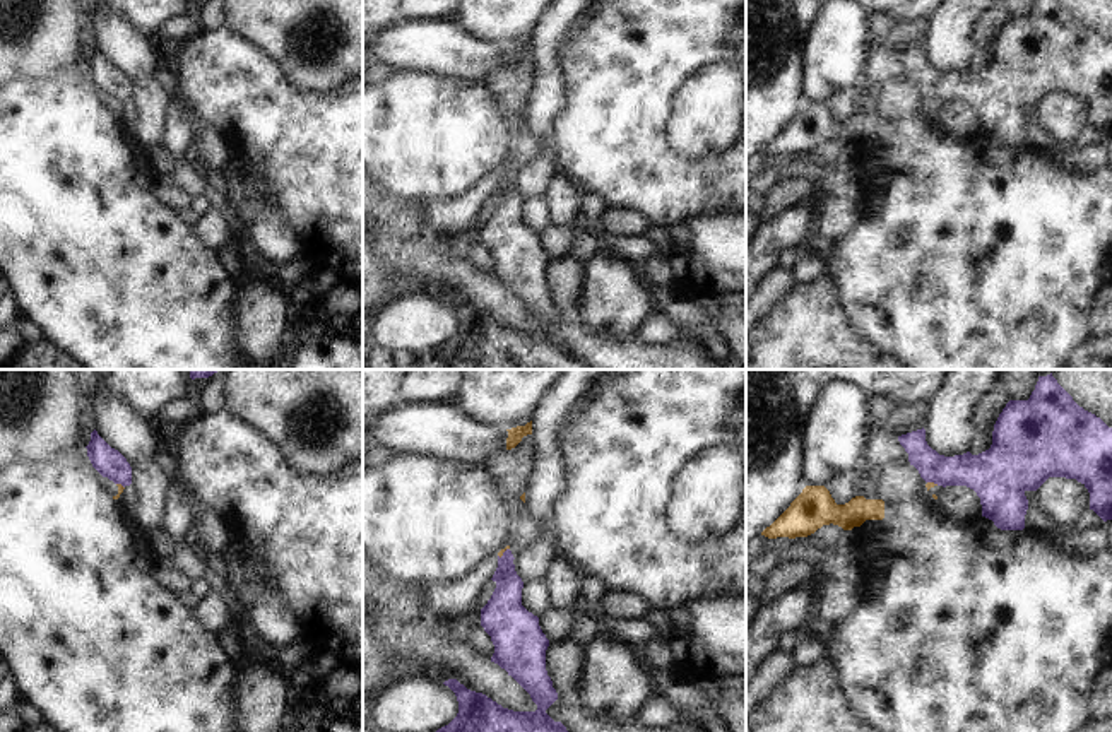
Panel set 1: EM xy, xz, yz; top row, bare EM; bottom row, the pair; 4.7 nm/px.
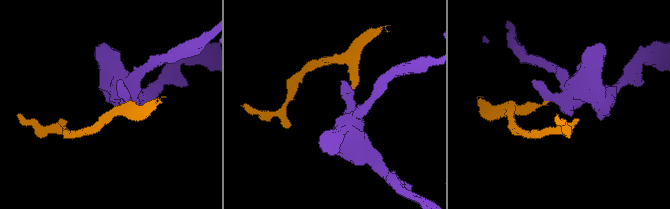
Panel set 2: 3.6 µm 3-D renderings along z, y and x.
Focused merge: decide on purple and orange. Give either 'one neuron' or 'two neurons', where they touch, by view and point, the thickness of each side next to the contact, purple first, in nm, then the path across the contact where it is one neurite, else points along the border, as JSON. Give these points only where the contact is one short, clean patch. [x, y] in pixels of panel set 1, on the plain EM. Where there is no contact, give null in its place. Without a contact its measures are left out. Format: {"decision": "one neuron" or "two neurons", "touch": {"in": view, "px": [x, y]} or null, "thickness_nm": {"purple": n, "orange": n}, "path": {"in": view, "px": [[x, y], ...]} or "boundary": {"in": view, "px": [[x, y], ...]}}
{"decision": "two neurons", "touch": {"in": "xz", "px": [503, 170]}, "thickness_nm": {"purple": 160, "orange": 20}, "boundary": {"in": "xz", "px": [[508, 165], [498, 173]]}}

